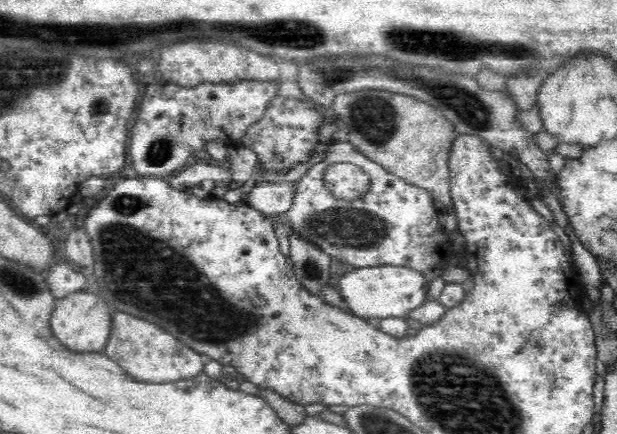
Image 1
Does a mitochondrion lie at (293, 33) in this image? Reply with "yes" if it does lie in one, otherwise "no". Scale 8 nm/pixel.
yes

